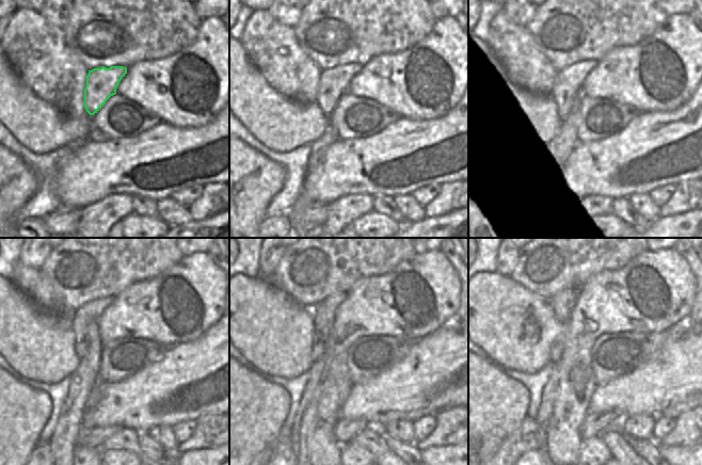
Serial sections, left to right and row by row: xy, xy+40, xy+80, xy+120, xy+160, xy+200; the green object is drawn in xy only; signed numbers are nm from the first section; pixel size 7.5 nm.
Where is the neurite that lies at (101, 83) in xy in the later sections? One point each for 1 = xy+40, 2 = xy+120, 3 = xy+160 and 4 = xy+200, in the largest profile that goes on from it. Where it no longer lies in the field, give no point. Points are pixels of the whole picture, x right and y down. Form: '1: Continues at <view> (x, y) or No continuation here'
1: Continues at xy+40 (334, 83)
2: Continues at xy+120 (80, 326)
3: Continues at xy+160 (319, 343)
4: Continues at xy+200 (556, 349)

